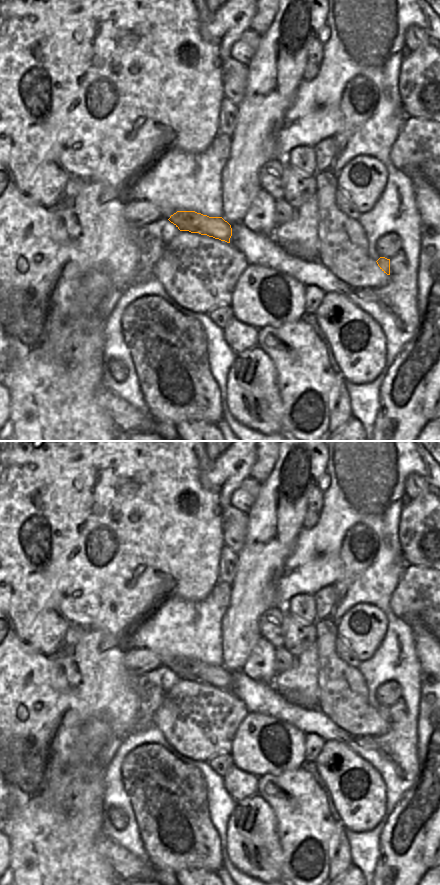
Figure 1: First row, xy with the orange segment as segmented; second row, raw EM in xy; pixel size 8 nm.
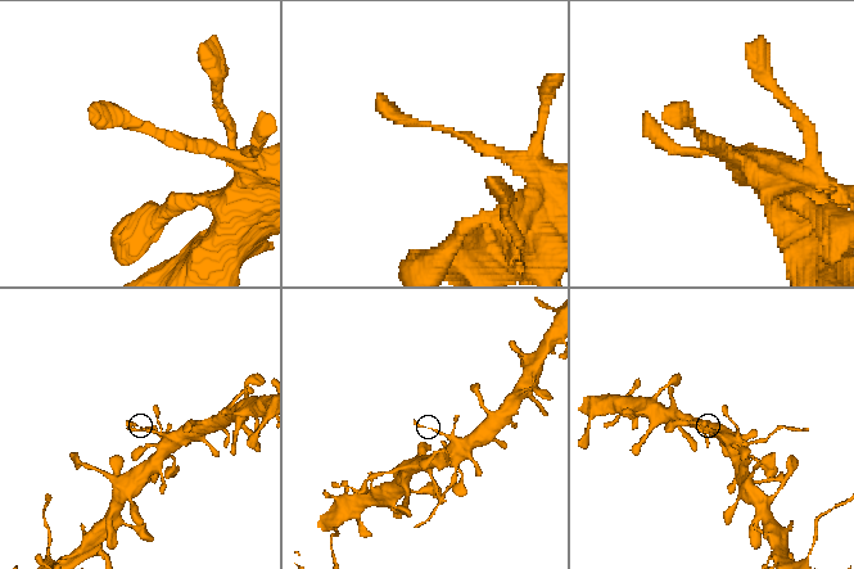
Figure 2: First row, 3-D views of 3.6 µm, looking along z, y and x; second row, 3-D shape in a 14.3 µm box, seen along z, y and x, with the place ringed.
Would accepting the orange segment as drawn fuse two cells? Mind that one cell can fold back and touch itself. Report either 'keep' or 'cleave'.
keep

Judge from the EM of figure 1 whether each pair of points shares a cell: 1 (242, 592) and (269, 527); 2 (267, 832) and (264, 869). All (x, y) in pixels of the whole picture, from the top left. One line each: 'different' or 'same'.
1: same
2: same

